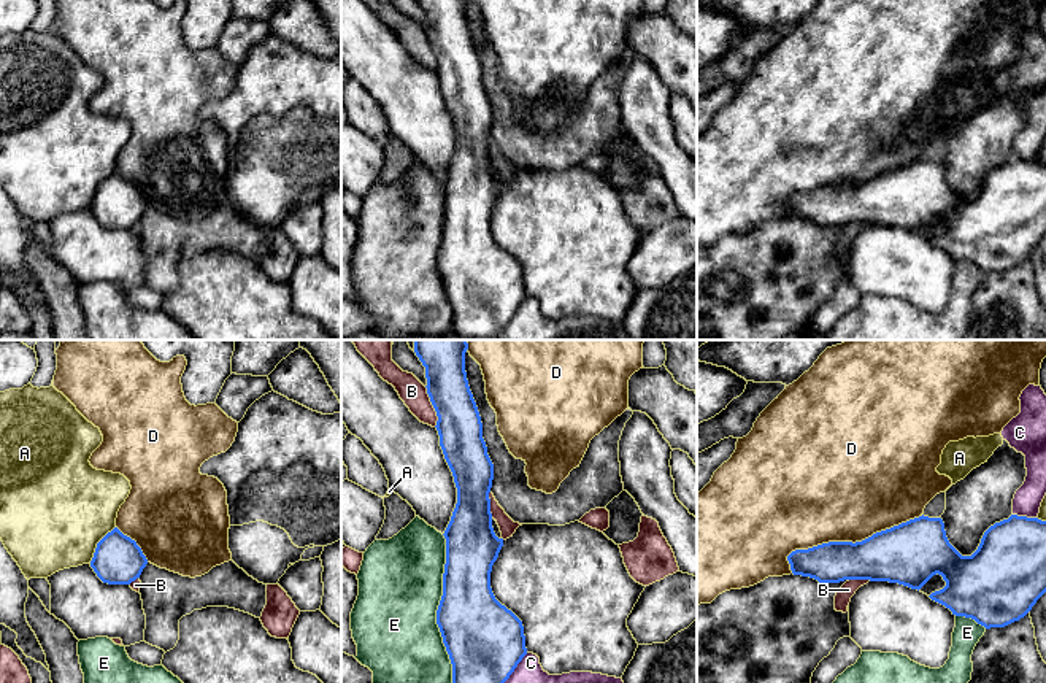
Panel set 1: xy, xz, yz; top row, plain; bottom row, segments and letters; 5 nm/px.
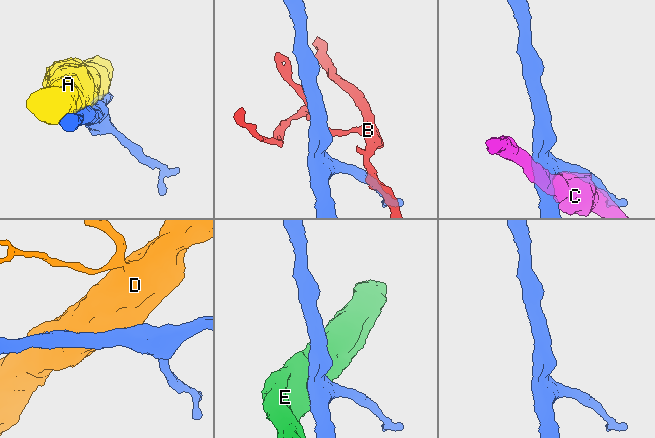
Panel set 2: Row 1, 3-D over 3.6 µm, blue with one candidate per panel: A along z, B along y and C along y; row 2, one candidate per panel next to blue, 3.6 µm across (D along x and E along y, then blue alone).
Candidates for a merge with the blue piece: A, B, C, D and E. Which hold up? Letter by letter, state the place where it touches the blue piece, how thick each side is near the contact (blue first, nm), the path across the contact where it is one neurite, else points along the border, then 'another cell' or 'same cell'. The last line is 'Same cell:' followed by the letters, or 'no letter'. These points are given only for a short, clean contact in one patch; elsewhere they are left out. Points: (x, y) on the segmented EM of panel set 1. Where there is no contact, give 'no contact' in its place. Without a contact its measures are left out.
A: xy (97, 545) | 240/480 nm | same cell
B: xz (434, 407) | 220/140 nm | another cell
C: xz (516, 666) | 400/130 nm | another cell
D: yz (848, 542) | 280/500 nm | another cell
E: xz (438, 609) | 380/440 nm | another cell
Same cell: A

